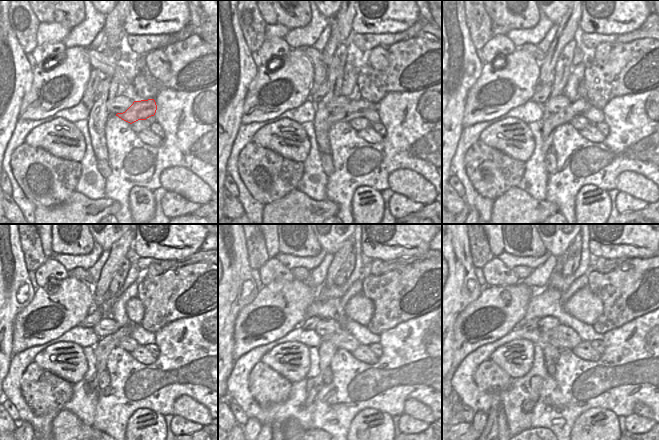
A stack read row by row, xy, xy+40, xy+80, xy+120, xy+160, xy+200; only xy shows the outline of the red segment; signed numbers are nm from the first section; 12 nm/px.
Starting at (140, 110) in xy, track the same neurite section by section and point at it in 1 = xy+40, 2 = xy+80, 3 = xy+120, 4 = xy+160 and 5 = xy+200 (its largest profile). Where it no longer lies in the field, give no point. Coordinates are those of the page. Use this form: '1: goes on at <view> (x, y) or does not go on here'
1: goes on at xy+40 (357, 108)
2: goes on at xy+80 (578, 107)
3: goes on at xy+120 (105, 345)
4: goes on at xy+160 (327, 349)
5: goes on at xy+200 (536, 382)

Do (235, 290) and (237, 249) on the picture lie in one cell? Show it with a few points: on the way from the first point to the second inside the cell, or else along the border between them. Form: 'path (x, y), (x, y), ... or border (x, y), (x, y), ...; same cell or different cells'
path (236, 280), (236, 259); same cell

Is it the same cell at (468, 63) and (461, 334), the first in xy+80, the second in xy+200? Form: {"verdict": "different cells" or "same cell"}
{"verdict": "different cells"}

